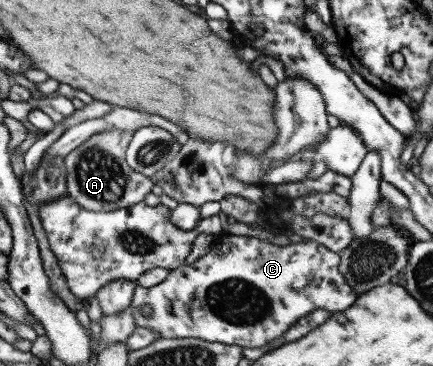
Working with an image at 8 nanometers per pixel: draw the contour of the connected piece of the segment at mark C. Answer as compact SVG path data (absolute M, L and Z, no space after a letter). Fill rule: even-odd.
M222 232L214 236L211 250L192 265L180 266L153 287L135 288L131 313L137 326L151 328L161 338L201 338L203 341L263 347L283 334L301 317L315 309L329 312L345 311L356 299L353 288L346 284L340 271L341 259L337 252L327 249L315 240L288 245L275 245L267 240L247 235ZM149 305L151 313L144 316L143 307Z

